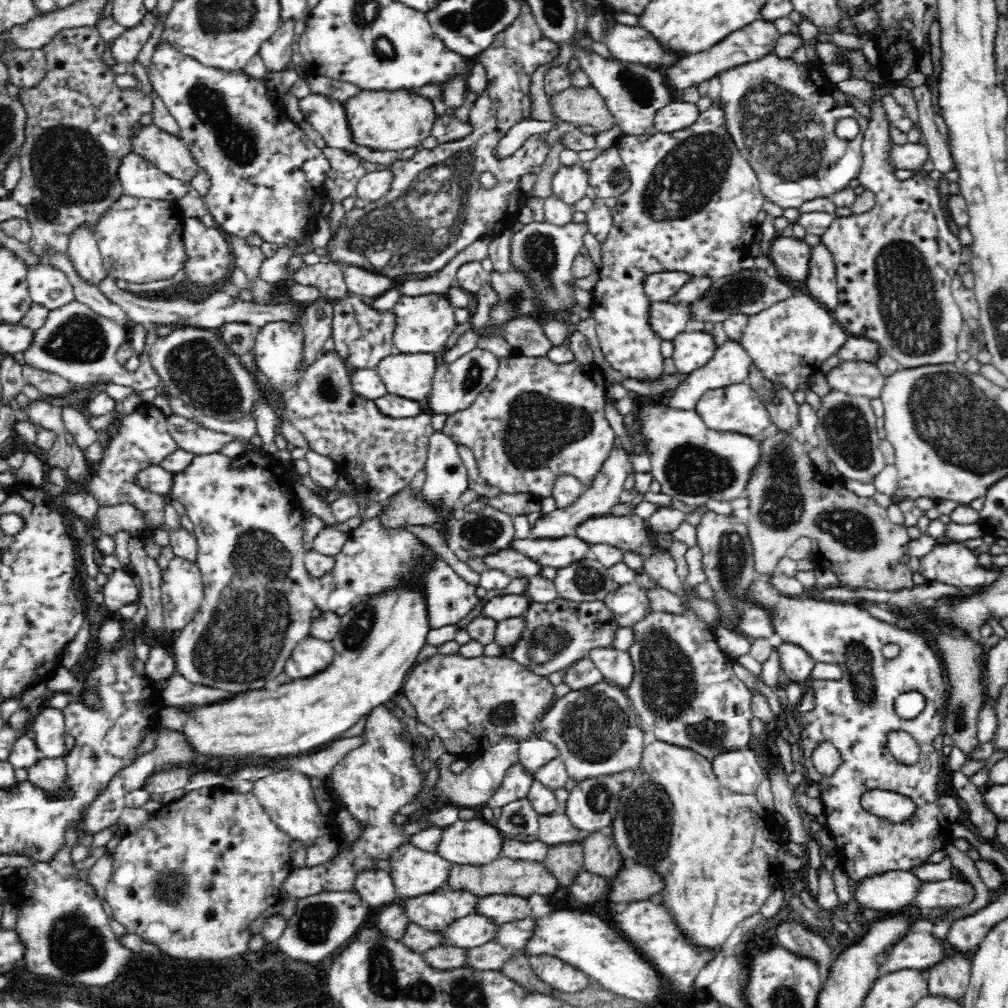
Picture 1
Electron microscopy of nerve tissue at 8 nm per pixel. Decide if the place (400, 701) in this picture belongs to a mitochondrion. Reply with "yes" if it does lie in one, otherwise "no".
no

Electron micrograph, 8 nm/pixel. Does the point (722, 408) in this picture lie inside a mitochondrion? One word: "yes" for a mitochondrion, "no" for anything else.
no

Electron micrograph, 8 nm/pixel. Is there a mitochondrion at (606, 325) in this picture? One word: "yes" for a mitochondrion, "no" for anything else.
no

